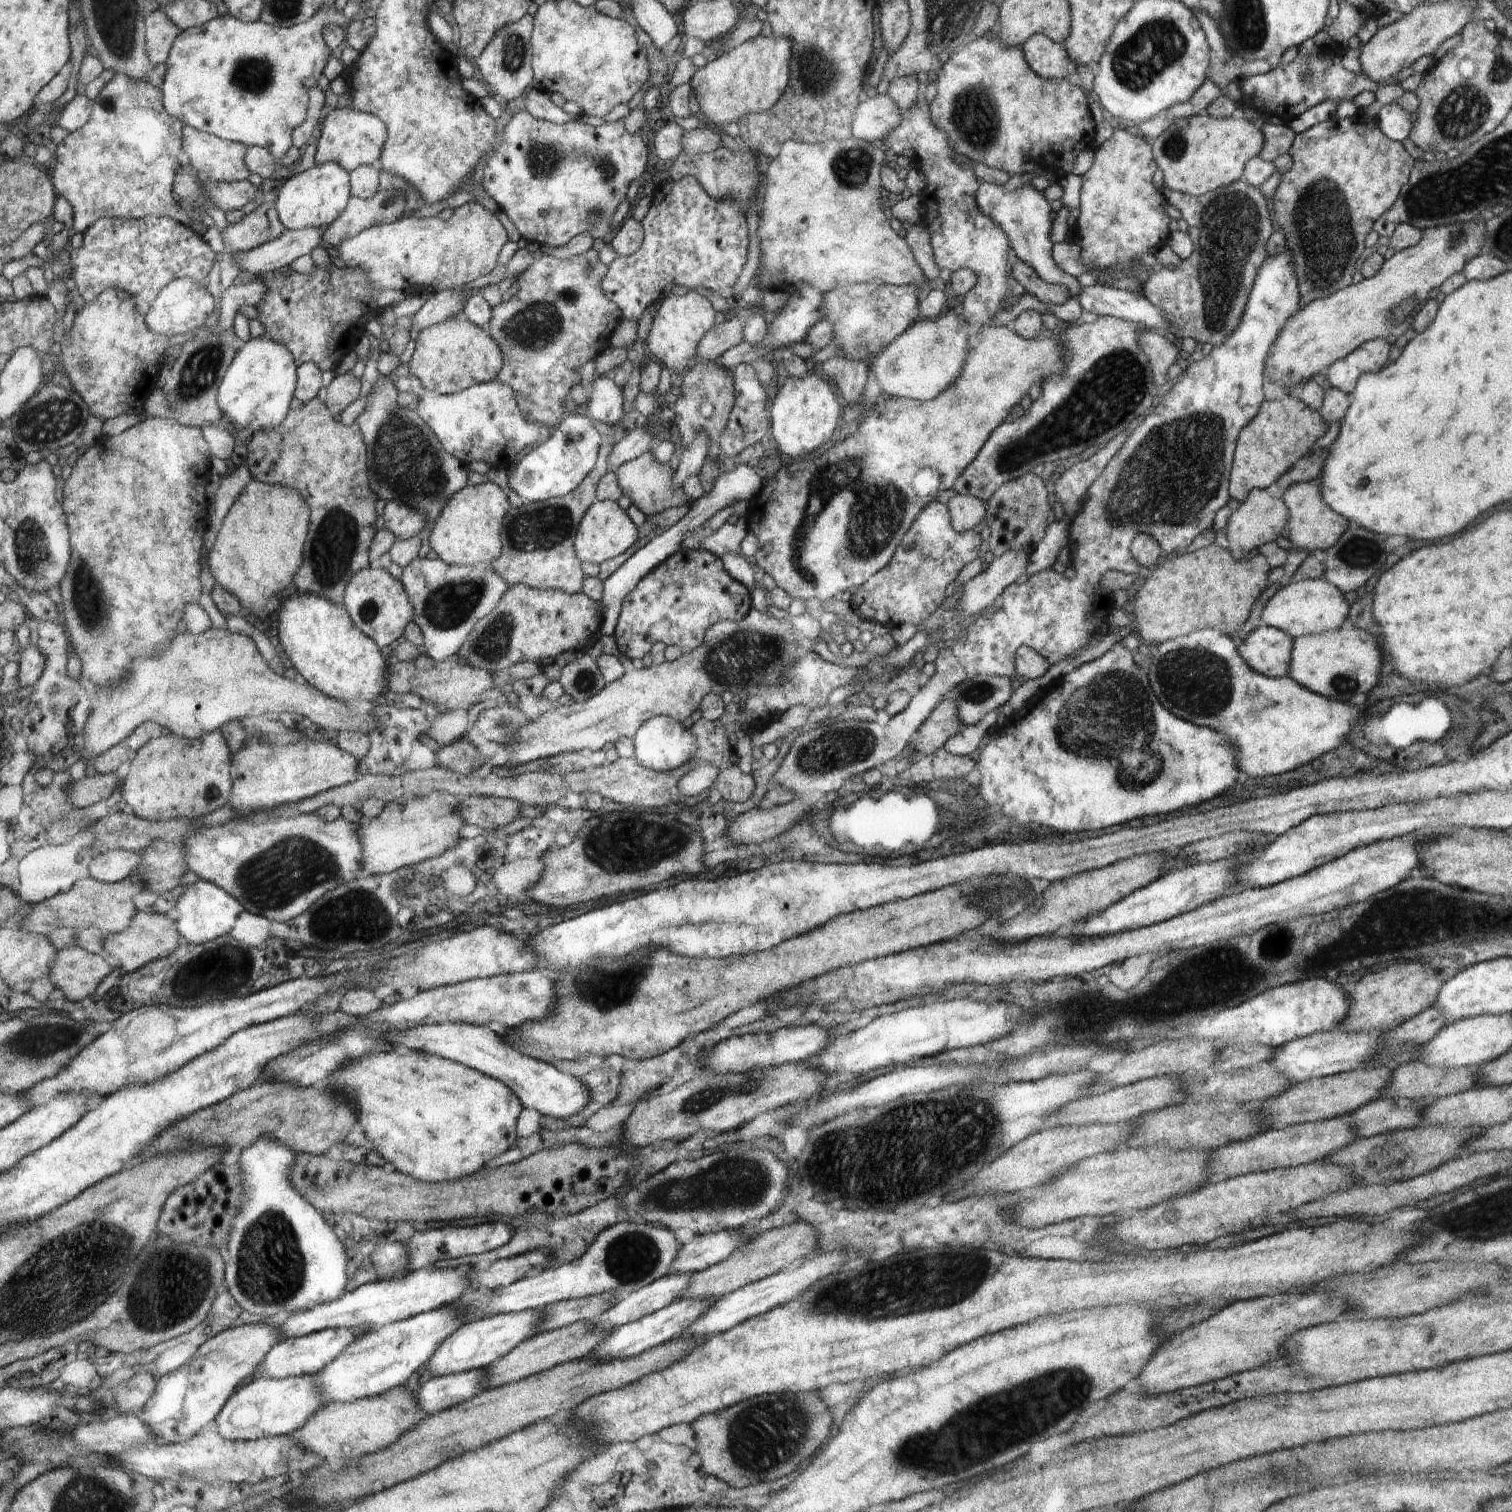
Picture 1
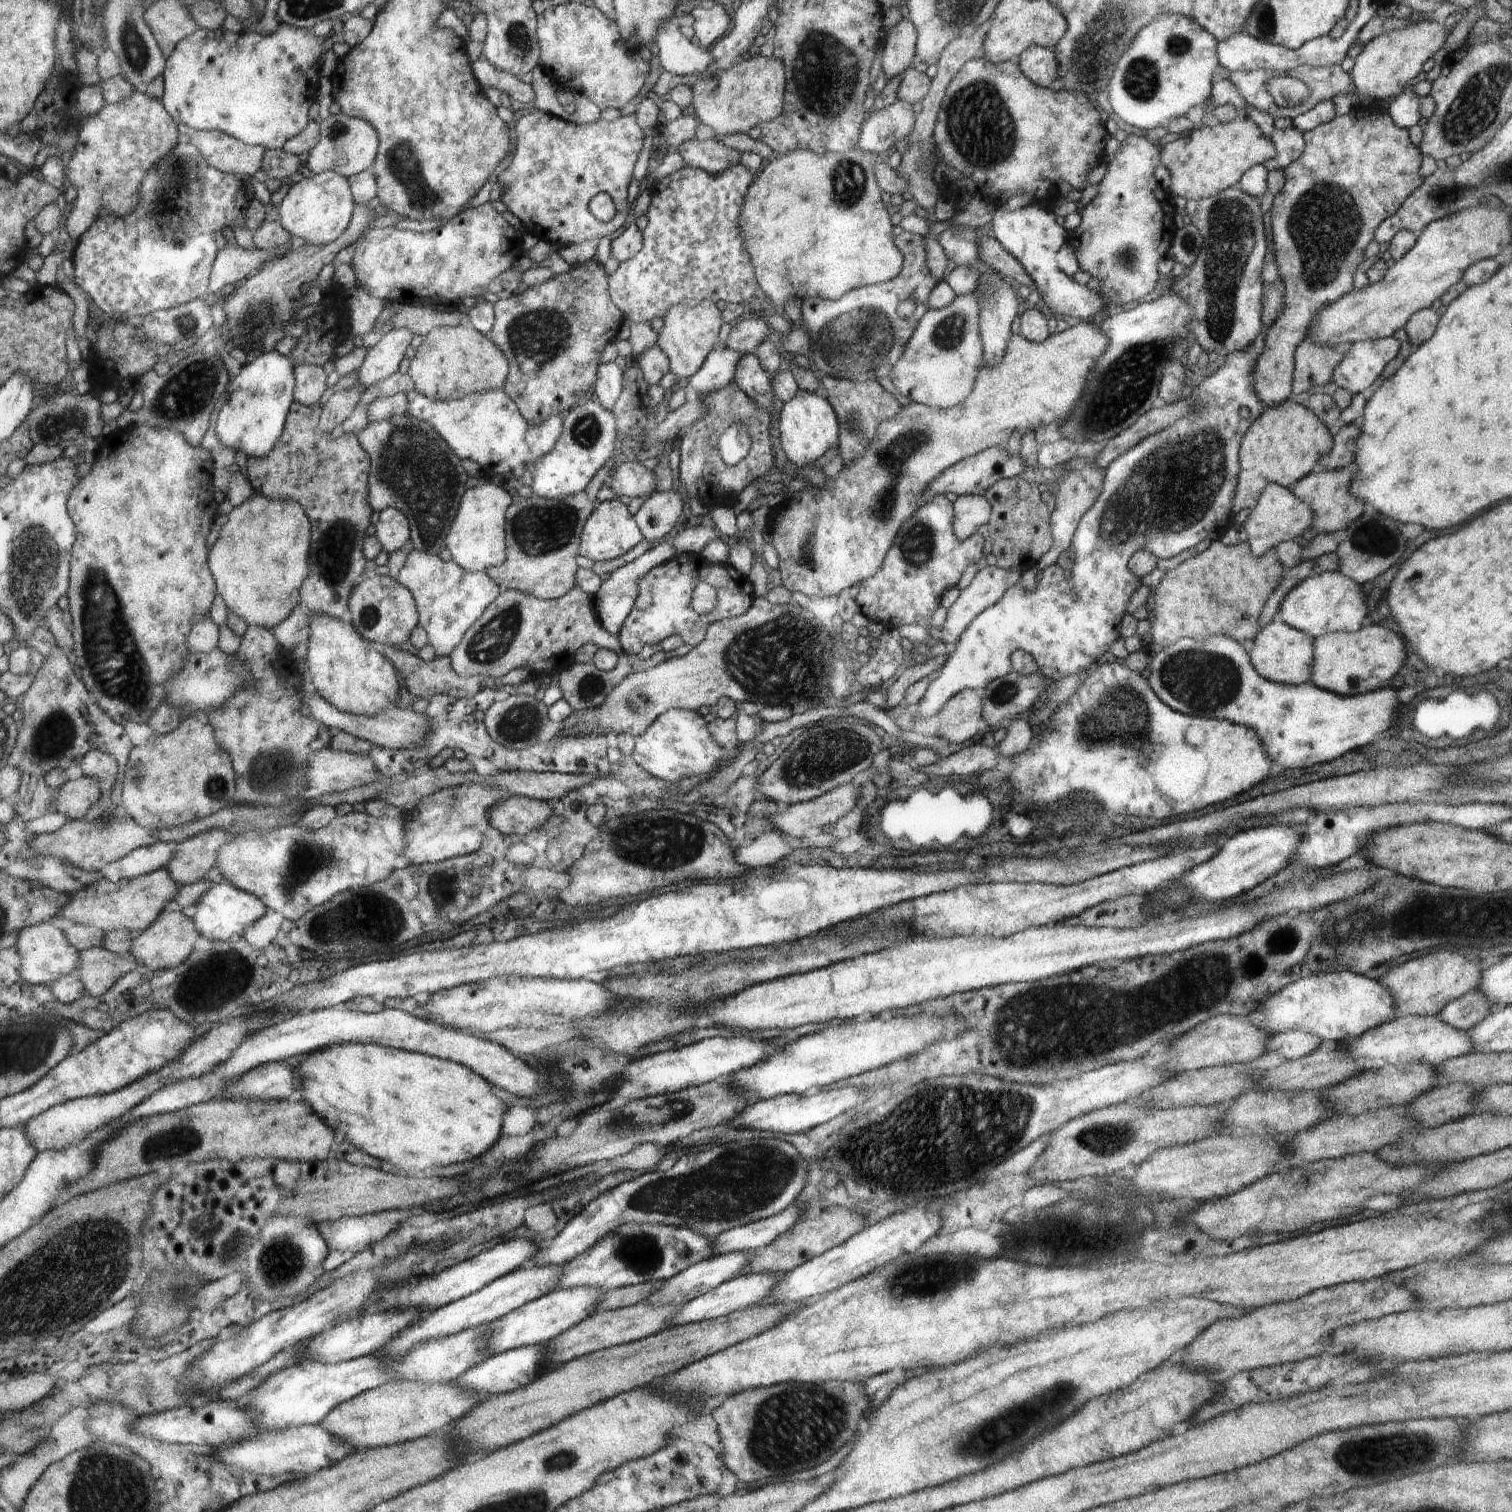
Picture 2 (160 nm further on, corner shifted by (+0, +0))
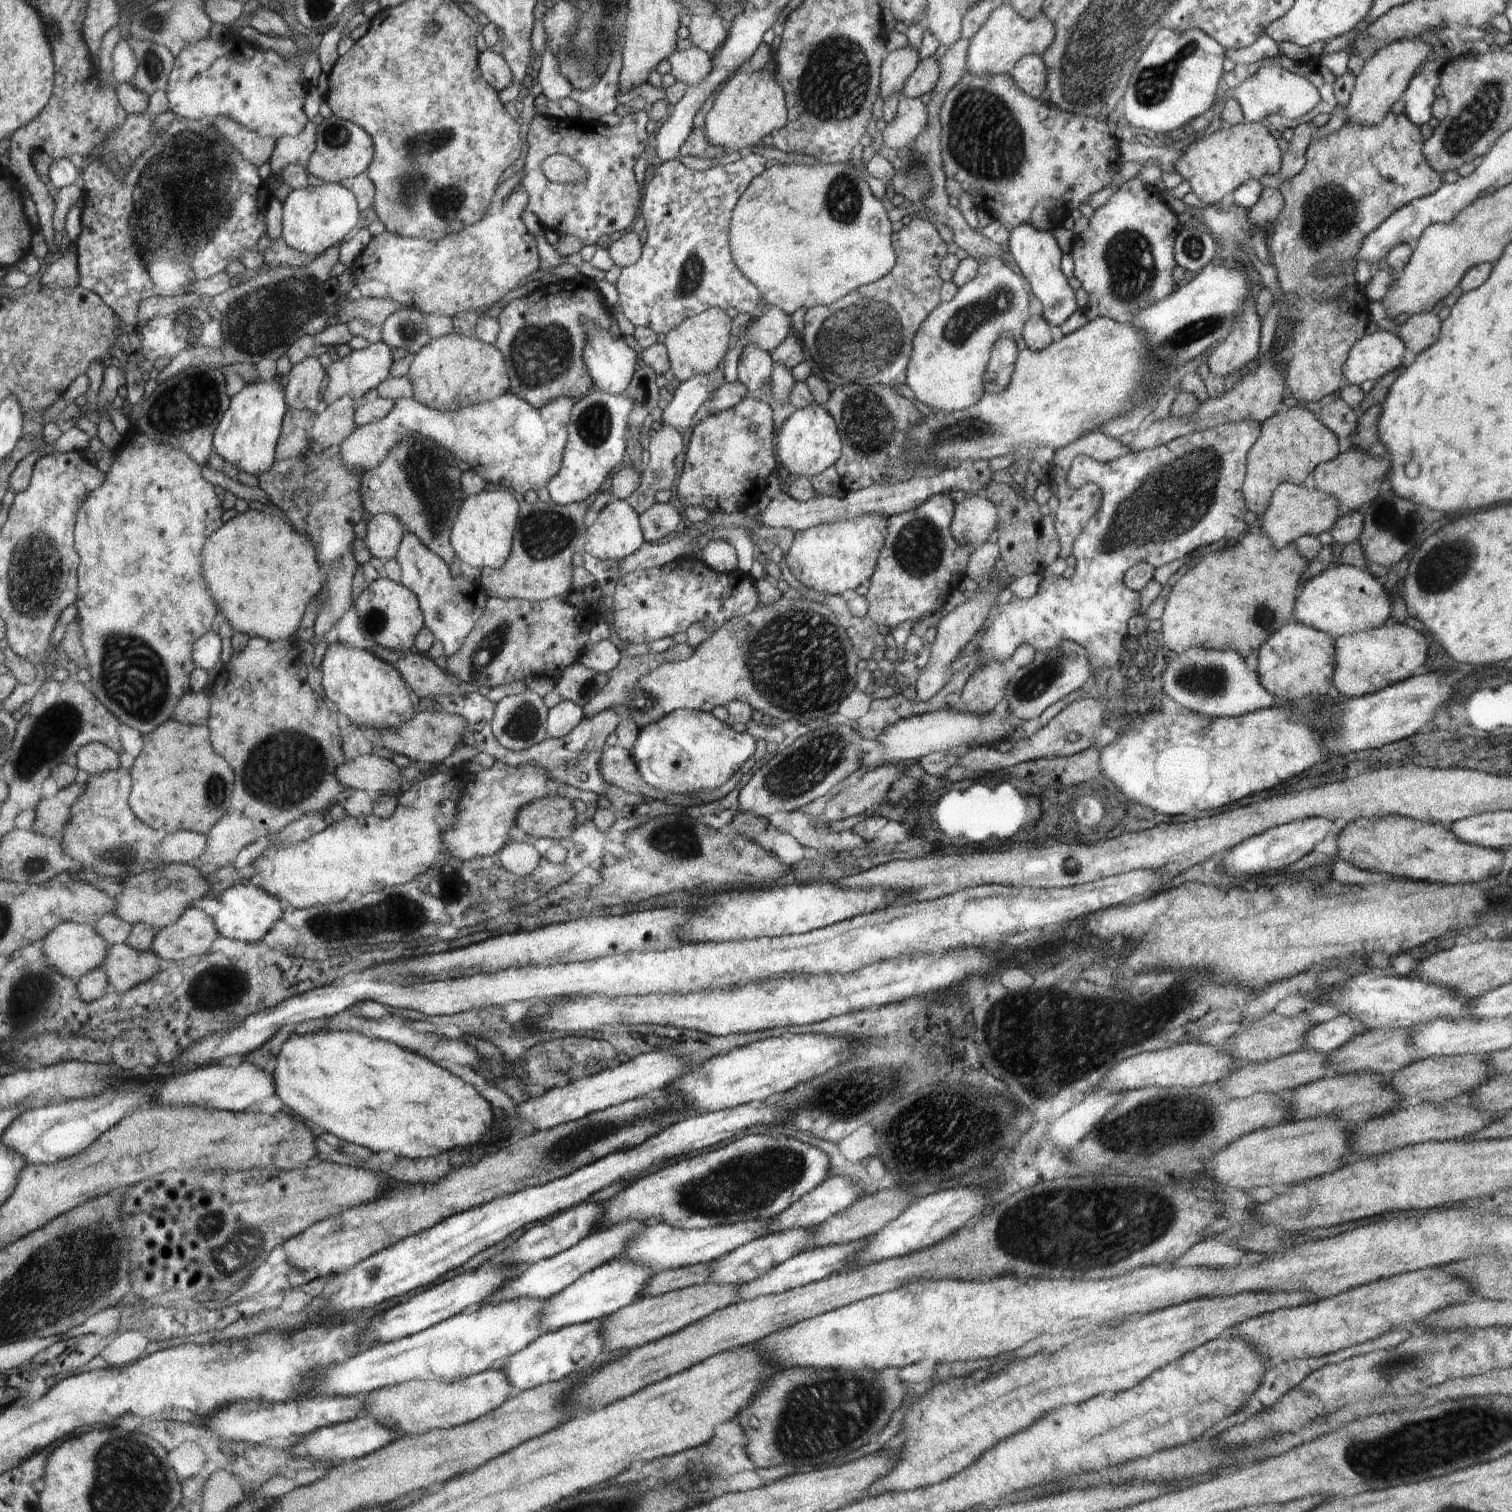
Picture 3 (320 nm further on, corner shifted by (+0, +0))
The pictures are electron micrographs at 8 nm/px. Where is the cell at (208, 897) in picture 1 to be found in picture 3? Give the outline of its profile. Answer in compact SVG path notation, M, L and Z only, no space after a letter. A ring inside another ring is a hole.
M252 882L232 885L222 893L218 901L222 902L222 908L213 916L213 919L218 925L220 936L246 941L248 944L262 941L276 920L283 916L286 907L275 896L269 895L262 887Z

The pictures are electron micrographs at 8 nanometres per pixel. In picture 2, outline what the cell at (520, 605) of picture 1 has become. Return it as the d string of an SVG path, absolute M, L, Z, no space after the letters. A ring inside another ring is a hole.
M578 586L556 600L542 600L534 594L520 590L506 589L498 599L484 612L478 622L463 637L461 644L451 653L451 665L460 676L478 676L486 683L495 678L508 676L517 668L530 668L535 677L556 675L576 664L576 656L594 643L598 649L612 650L616 655L624 653L618 636L612 636L599 621L599 610L596 609L596 596L588 595Z

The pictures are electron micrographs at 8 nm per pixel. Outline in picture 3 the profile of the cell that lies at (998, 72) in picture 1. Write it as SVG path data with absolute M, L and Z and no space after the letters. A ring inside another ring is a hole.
M966 72L957 82L957 85L950 90L942 103L939 117L941 122L941 133L939 136L939 147L943 160L943 171L946 178L952 178L960 182L962 190L968 192L976 208L983 208L995 220L998 220L1008 231L1013 231L1021 224L1035 226L1040 231L1050 231L1054 227L1061 226L1063 220L1070 215L1071 210L1078 208L1080 204L1089 203L1090 196L1098 190L1102 190L1110 185L1112 178L1116 176L1118 167L1124 164L1119 155L1118 138L1115 137L1110 128L1094 118L1084 118L1084 116L1074 116L1074 113L1062 112L1052 104L1046 104L1036 98L1030 98L1027 94L1018 88L1017 84L1008 75L988 75L986 78L974 73Z

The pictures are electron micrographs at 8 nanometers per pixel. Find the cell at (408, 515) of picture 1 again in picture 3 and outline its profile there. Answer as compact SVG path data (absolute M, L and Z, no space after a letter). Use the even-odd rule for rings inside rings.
M380 513L367 522L364 544L371 556L376 556L385 562L394 559L402 542L404 528L398 517Z

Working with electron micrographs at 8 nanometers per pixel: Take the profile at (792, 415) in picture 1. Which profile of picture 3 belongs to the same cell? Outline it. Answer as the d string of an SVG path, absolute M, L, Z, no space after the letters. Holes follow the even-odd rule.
M812 403L809 407L798 409L784 422L778 436L778 460L796 476L810 478L824 472L834 465L841 455L841 442L834 418L824 406Z

